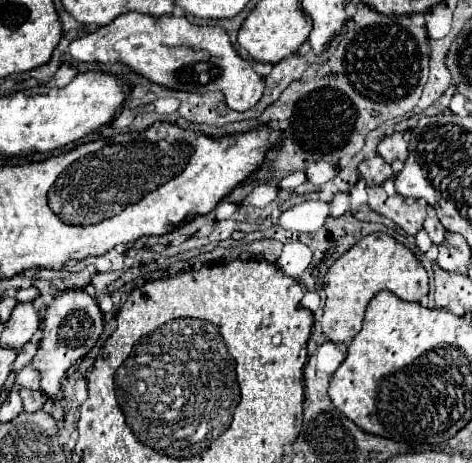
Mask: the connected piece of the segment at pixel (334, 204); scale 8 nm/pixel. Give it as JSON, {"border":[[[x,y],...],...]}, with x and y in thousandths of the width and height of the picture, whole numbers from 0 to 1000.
{"border":[[[710,417],[701,430],[701,469],[718,469],[731,456],[739,456],[739,421],[735,417]]]}

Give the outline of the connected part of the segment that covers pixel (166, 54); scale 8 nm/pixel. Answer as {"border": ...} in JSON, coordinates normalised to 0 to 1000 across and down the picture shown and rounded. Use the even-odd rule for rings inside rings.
{"border":[[[261,28],[239,50],[210,58],[197,71],[184,71],[167,84],[159,84],[146,97],[146,114],[159,132],[176,136],[261,136],[299,166],[316,171],[320,179],[345,184],[354,192],[392,197],[392,201],[443,201],[443,197],[472,197],[481,210],[481,227],[494,240],[519,240],[532,235],[557,205],[557,166],[540,158],[536,132],[515,127],[494,106],[485,76],[472,58],[451,54],[409,54],[388,32],[345,32],[328,41],[324,32],[299,32],[299,28]]]}

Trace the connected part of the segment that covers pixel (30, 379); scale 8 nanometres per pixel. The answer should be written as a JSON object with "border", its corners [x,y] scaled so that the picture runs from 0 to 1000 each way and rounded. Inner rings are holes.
{"border":[[[57,788],[57,793],[49,793],[49,797],[36,806],[32,827],[36,827],[44,840],[78,844],[78,840],[83,840],[83,810],[78,810],[78,801],[74,801],[66,788]]]}

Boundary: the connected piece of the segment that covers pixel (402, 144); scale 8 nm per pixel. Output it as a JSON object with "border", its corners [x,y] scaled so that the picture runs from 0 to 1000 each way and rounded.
{"border":[[[828,287],[828,292],[820,292],[820,296],[803,309],[799,330],[803,330],[820,352],[862,348],[862,339],[867,339],[867,309],[858,305],[854,287]]]}

